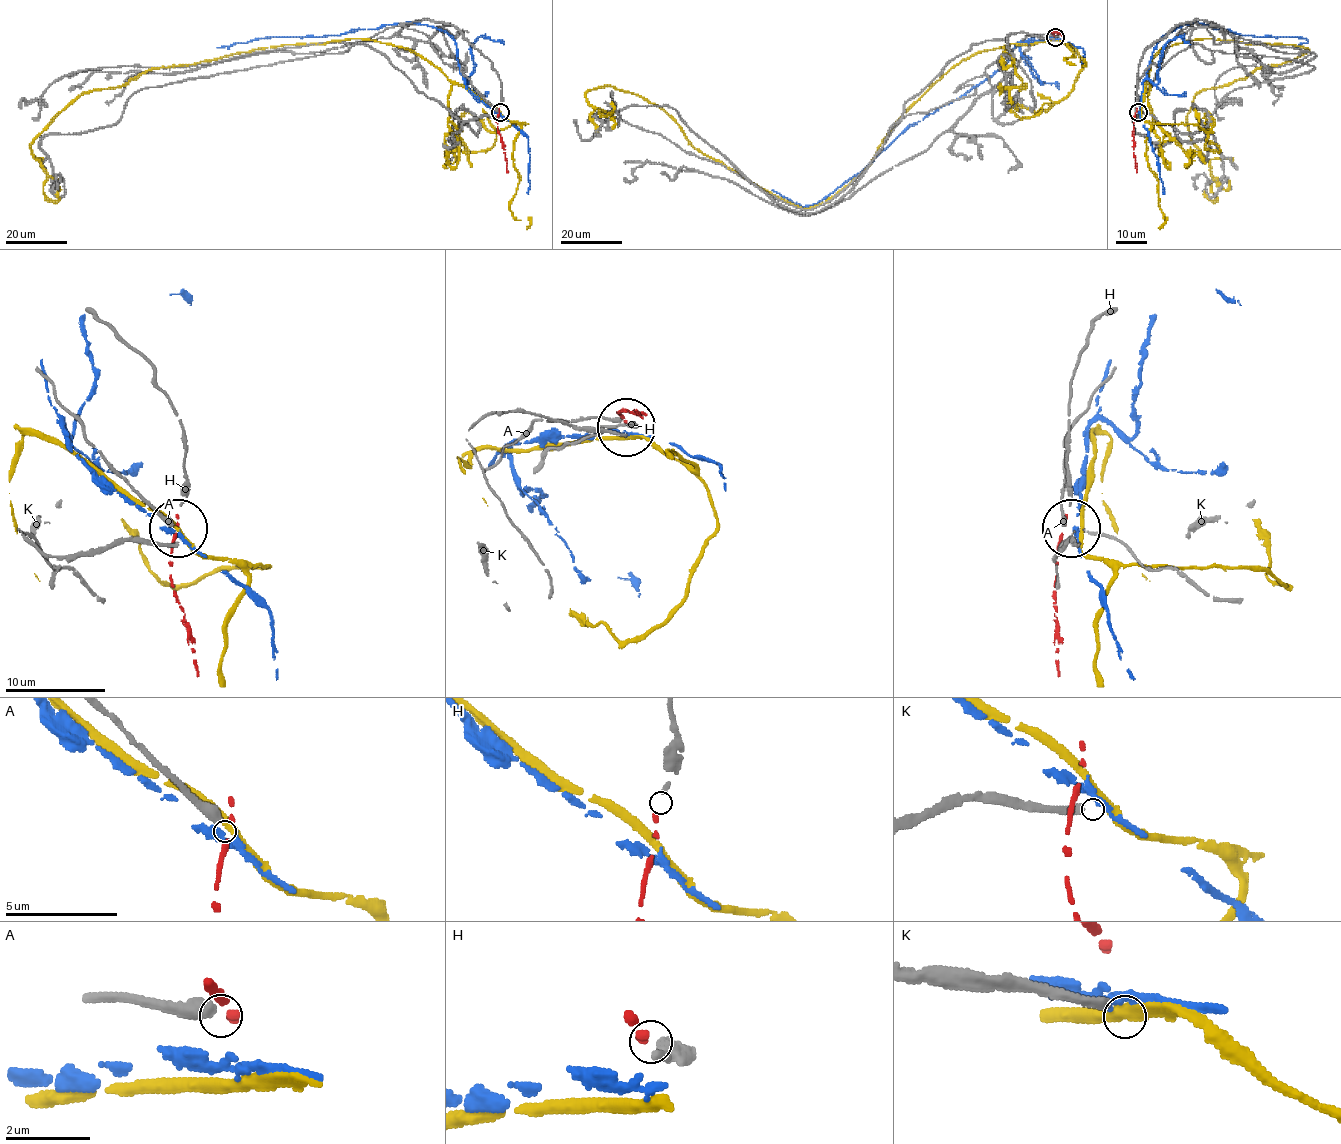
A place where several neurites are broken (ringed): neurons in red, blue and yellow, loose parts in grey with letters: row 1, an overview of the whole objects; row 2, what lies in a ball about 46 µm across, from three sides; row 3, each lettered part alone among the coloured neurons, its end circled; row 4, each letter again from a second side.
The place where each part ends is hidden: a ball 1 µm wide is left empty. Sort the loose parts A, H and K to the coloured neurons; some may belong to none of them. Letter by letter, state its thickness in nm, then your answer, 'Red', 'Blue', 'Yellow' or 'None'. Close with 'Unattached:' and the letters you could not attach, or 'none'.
A: Thickness 440 nm. None
H: Thickness 160 nm. Red
K: Thickness 240 nm. None
Unattached: A, K

